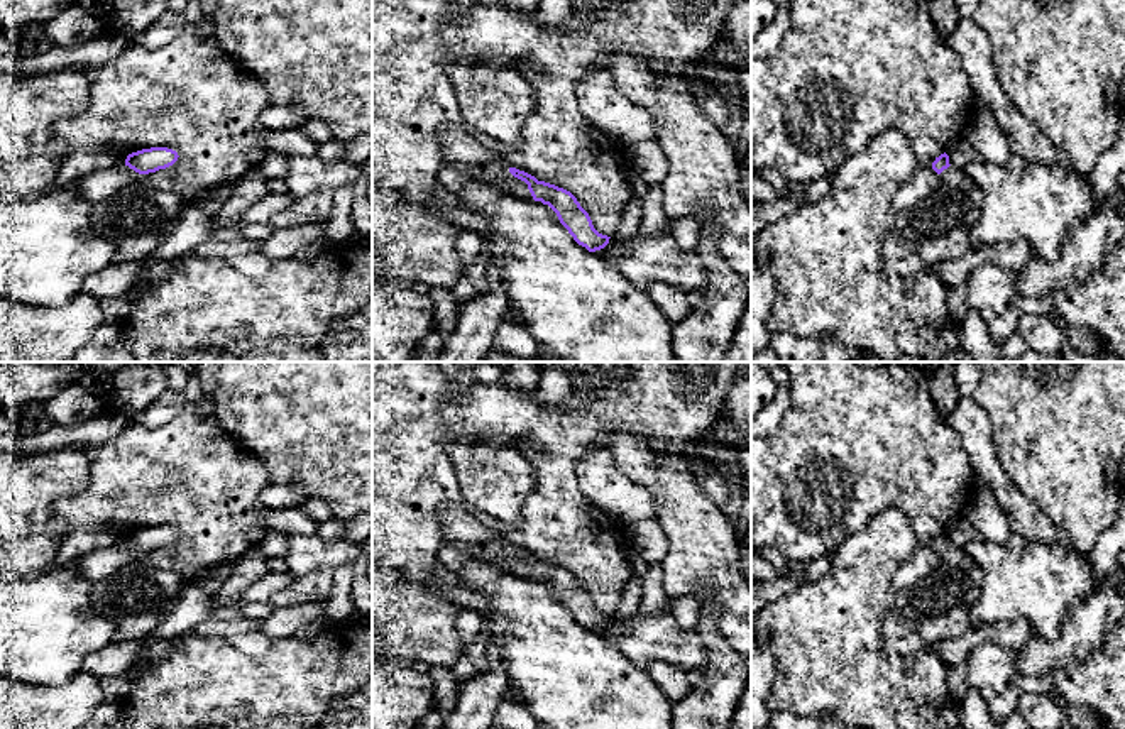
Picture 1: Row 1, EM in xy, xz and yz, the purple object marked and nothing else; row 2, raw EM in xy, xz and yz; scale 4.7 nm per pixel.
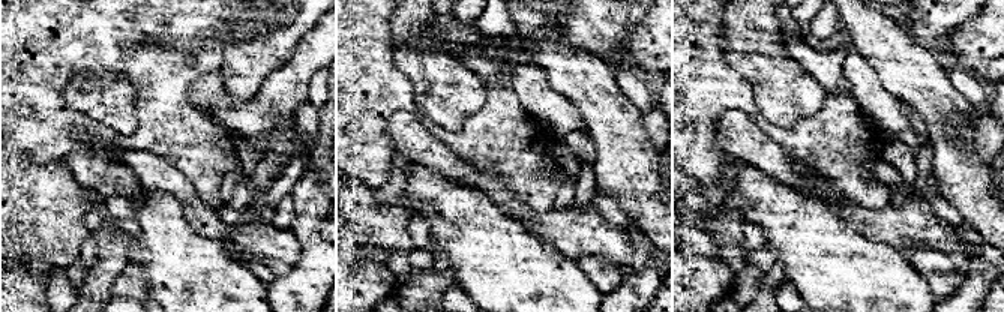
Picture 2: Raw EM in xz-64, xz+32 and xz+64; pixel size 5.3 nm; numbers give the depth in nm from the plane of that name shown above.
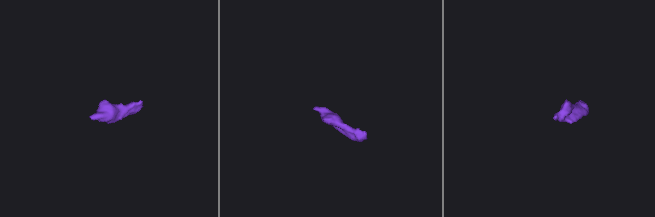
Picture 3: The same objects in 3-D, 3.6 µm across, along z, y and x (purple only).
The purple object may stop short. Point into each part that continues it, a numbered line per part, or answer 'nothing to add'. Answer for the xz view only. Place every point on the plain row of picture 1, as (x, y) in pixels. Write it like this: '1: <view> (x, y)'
1: xz (459, 526)

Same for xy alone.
1: xy (97, 565)

